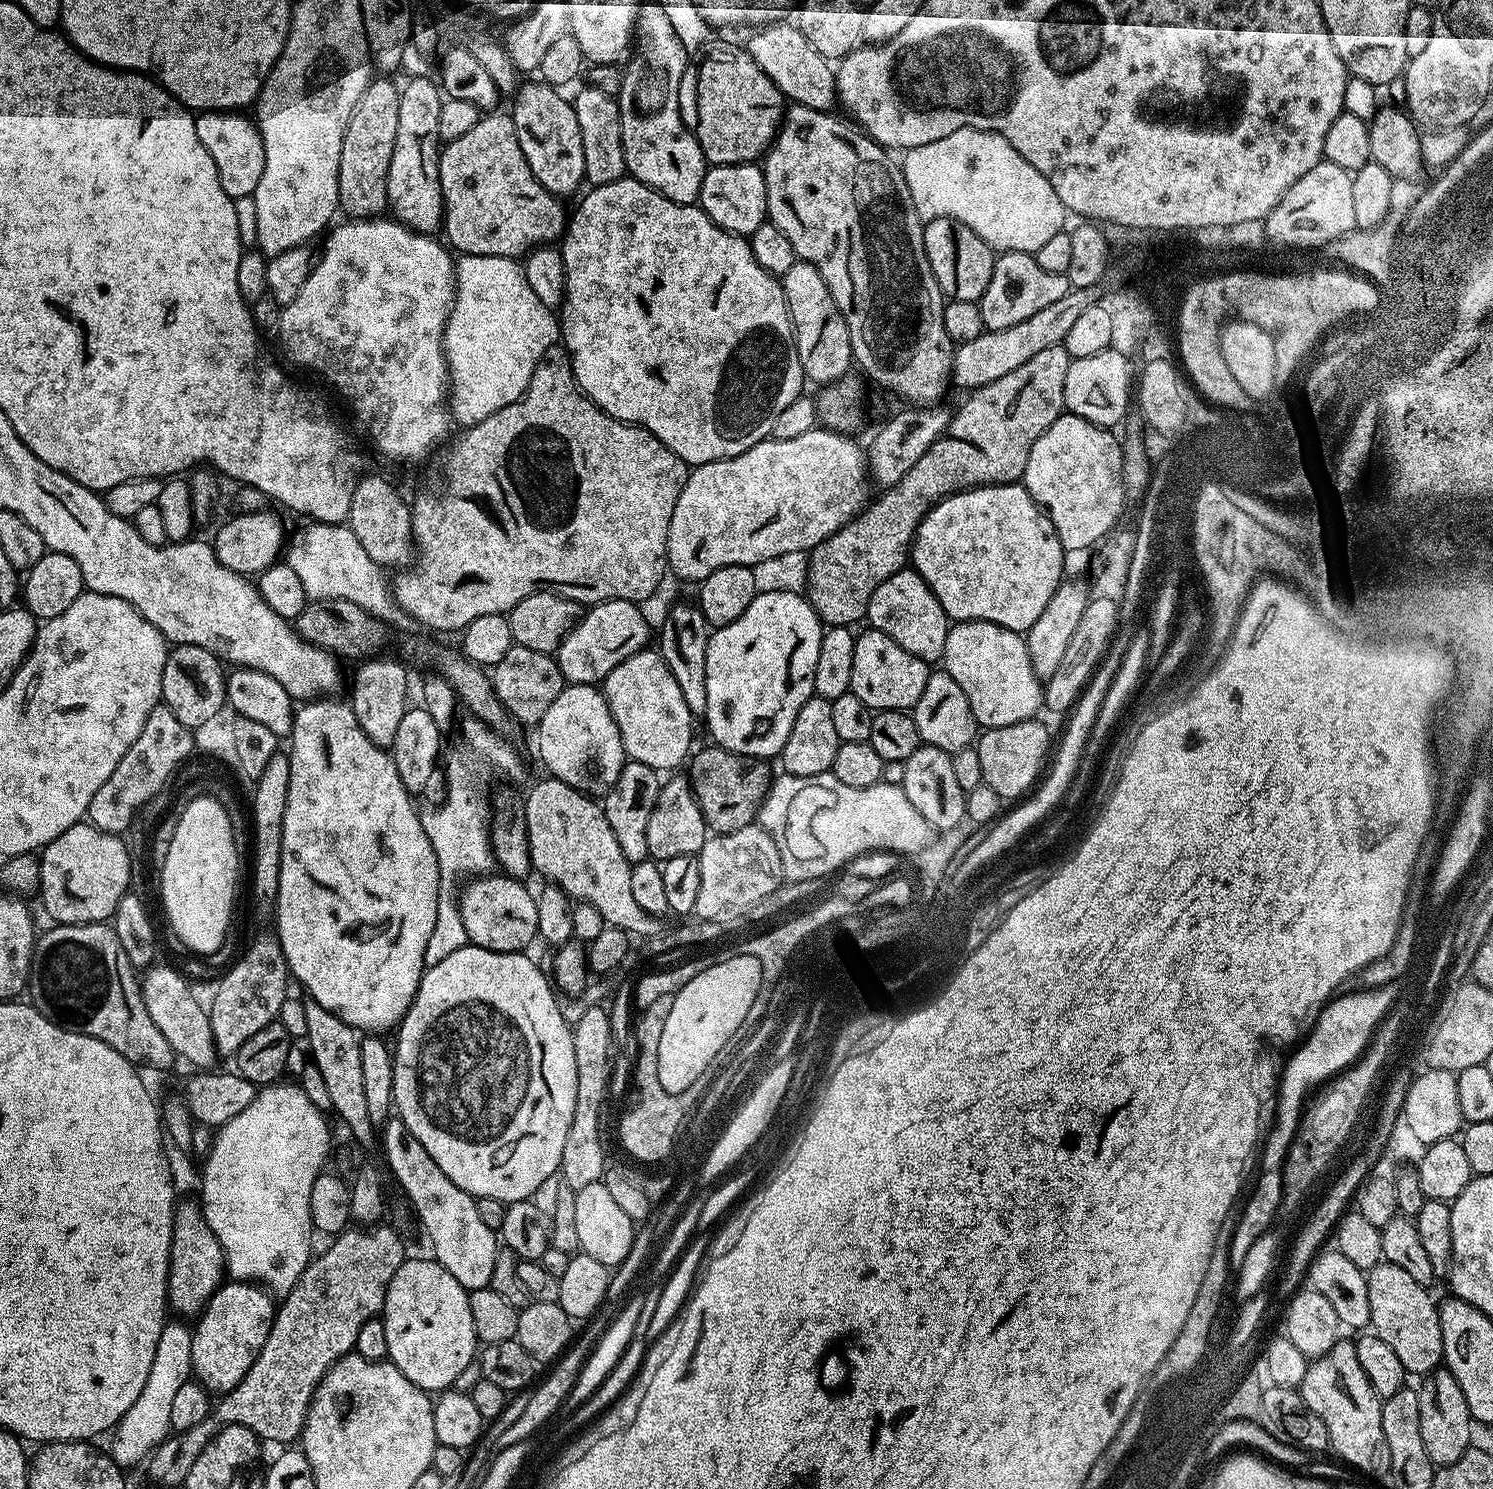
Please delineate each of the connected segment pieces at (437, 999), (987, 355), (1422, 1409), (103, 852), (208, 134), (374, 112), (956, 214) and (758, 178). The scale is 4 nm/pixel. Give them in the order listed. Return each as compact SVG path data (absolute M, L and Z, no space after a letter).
M467 943L463 948L456 948L454 954L442 958L442 962L431 965L420 978L414 1002L395 1033L396 1044L392 1053L394 1066L394 1094L392 1102L395 1115L422 1142L426 1154L434 1158L438 1170L454 1182L462 1190L466 1190L474 1198L487 1196L495 1200L511 1202L527 1200L535 1194L538 1186L546 1182L546 1178L557 1175L562 1162L562 1150L566 1147L566 1134L570 1134L570 1126L574 1122L574 1102L578 1098L578 1066L574 1066L574 1038L569 1021L564 1021L560 1013L560 1004L556 1001L557 993L550 983L549 977L531 960L518 952L490 952Z
M1090 288L1070 290L1058 302L1038 310L1031 318L1018 322L1015 326L1006 326L1006 330L984 330L973 341L961 343L952 353L952 379L951 383L960 388L975 390L986 386L990 382L998 382L1010 370L1018 370L1018 366L1030 362L1042 350L1050 350L1050 346L1064 343L1066 333L1070 326L1074 326L1078 314L1094 303L1094 292Z
M1439 1366L1423 1377L1418 1384L1418 1422L1422 1426L1422 1446L1426 1446L1426 1454L1433 1466L1443 1466L1450 1462L1458 1462L1468 1448L1473 1447L1472 1428L1474 1421L1470 1414L1470 1406L1466 1406L1466 1394L1462 1394L1462 1386L1458 1386L1458 1378L1447 1366Z
M81 822L70 826L54 842L50 842L39 853L40 886L38 896L44 899L44 908L56 924L99 924L115 917L124 896L129 895L128 883L132 880L132 860L128 848L115 832L103 832L91 822Z
M204 110L196 116L198 142L202 142L210 158L214 158L222 190L226 190L226 194L237 202L243 201L243 196L251 197L255 193L264 169L264 143L260 137L260 129L251 115L244 115L248 114L240 110Z
M392 78L369 80L354 114L350 114L350 126L346 126L346 138L342 138L342 158L338 162L339 207L348 218L376 218L388 208L388 171L394 154L394 134L398 134L398 102L400 88Z
M963 128L938 142L907 149L903 156L902 179L921 221L950 218L962 222L997 253L1034 254L1054 234L1065 231L1066 209L1054 194L1054 186L997 132Z
M759 163L717 164L709 167L702 178L699 207L717 226L736 236L751 237L758 226L768 220L766 178Z

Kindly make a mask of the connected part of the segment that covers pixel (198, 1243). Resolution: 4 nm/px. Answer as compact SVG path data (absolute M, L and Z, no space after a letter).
M177 1203L170 1258L172 1261L168 1267L168 1302L171 1311L195 1317L204 1311L208 1300L226 1280L222 1246L218 1238L214 1238L214 1230L210 1230L210 1226L204 1220L203 1212L195 1203Z

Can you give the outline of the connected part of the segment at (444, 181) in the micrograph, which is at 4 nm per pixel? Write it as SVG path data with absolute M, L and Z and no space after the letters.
M485 115L473 128L466 130L462 138L447 141L439 153L440 189L444 195L442 228L445 233L448 231L447 243L457 253L520 258L533 248L559 241L566 231L566 212L564 216L564 208L560 205L563 203L534 178L522 154L522 146L518 146L511 115L496 115Z

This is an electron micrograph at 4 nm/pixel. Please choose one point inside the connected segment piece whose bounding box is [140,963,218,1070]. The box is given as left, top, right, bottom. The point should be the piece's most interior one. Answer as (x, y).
(169, 1000)

